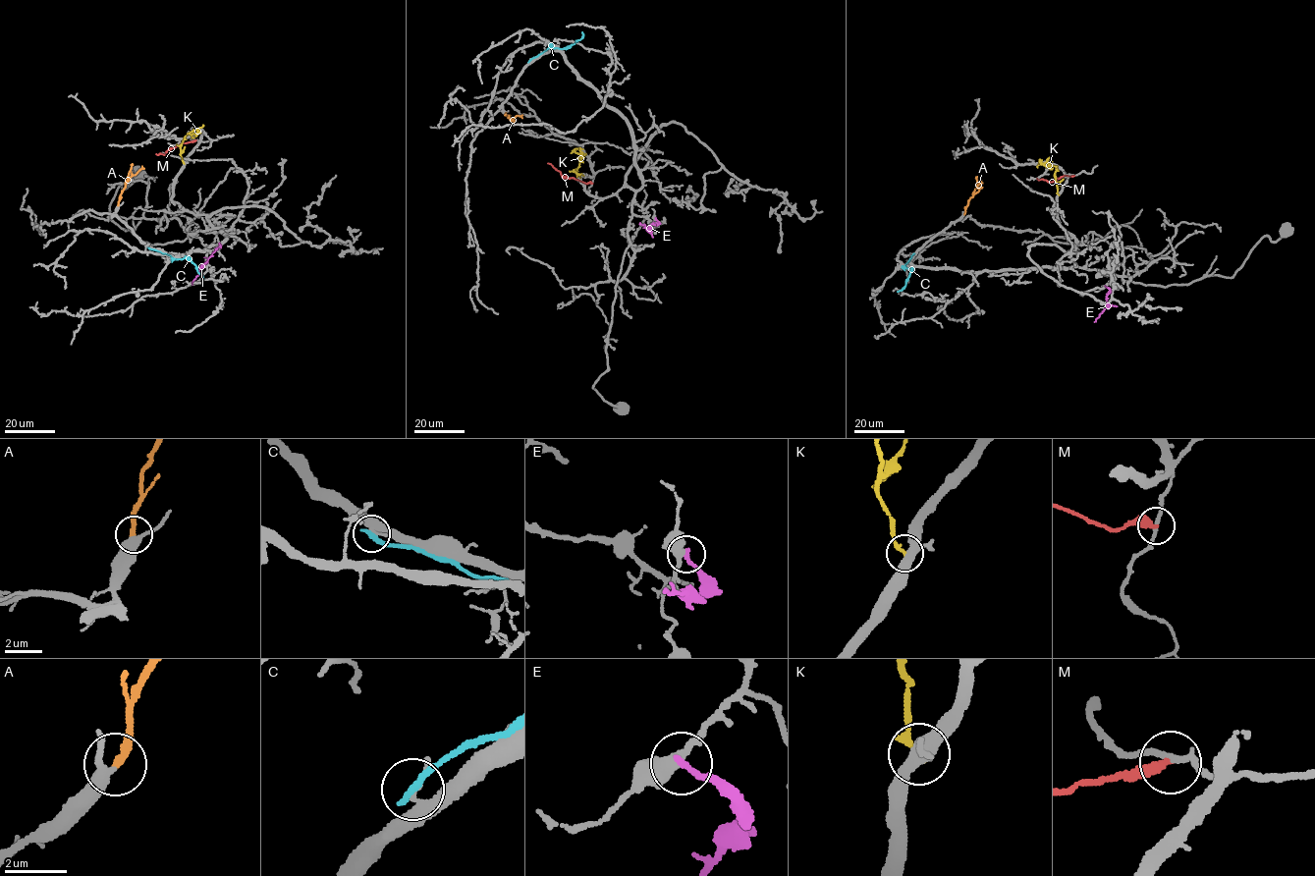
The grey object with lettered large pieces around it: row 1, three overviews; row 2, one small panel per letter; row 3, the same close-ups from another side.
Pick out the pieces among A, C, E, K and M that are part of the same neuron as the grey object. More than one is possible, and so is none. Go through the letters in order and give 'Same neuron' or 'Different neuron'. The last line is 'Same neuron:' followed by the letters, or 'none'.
A: Same neuron
C: Different neuron
E: Different neuron
K: Different neuron
M: Different neuron
Same neuron: A

